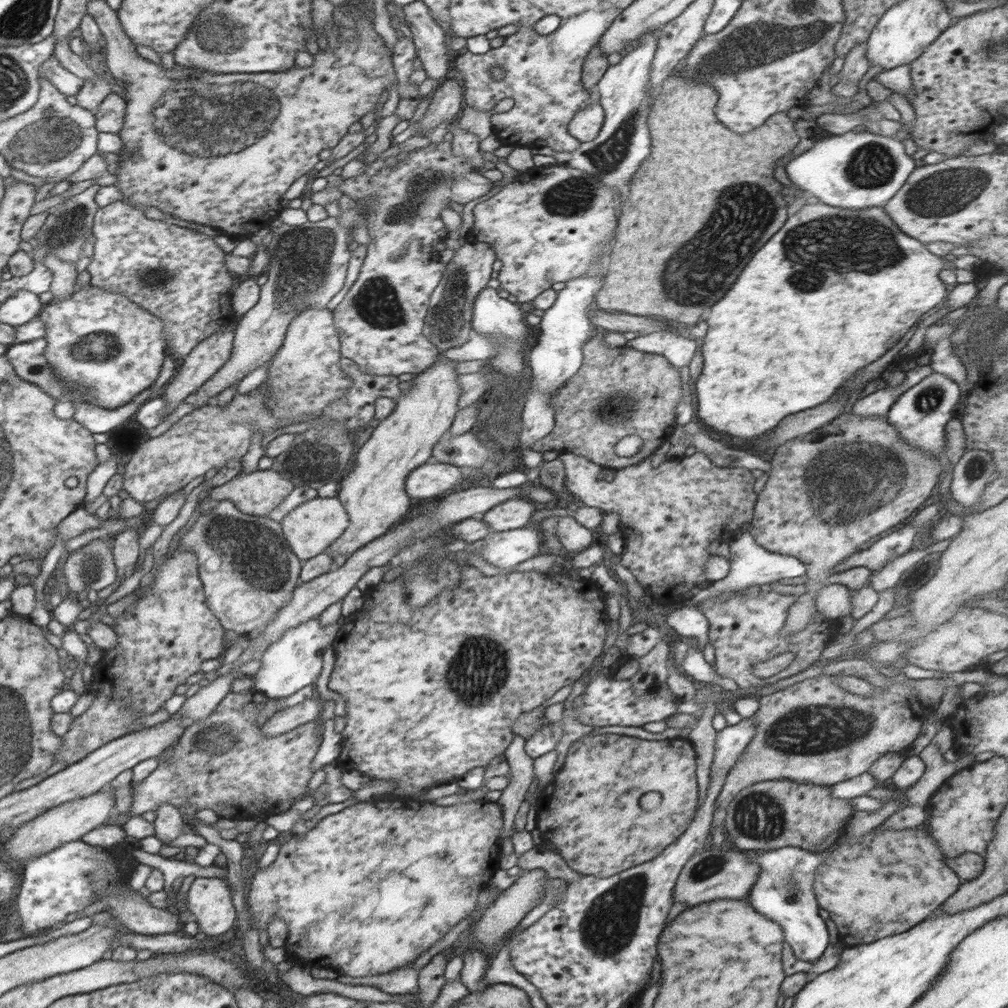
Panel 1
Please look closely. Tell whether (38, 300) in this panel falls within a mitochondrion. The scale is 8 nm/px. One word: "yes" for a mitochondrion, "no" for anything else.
no

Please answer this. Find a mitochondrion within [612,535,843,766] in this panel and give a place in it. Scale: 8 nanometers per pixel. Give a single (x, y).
(652, 687)

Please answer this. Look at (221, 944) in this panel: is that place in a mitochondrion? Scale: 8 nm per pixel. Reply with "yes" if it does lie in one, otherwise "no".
no

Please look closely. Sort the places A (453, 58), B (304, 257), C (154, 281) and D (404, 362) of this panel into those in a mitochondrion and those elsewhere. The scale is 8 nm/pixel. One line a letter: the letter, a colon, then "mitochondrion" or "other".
A: other
B: mitochondrion
C: mitochondrion
D: other

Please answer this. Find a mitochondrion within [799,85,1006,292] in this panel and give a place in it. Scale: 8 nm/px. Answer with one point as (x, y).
(944, 194)

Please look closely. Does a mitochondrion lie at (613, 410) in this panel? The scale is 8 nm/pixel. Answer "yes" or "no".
yes

